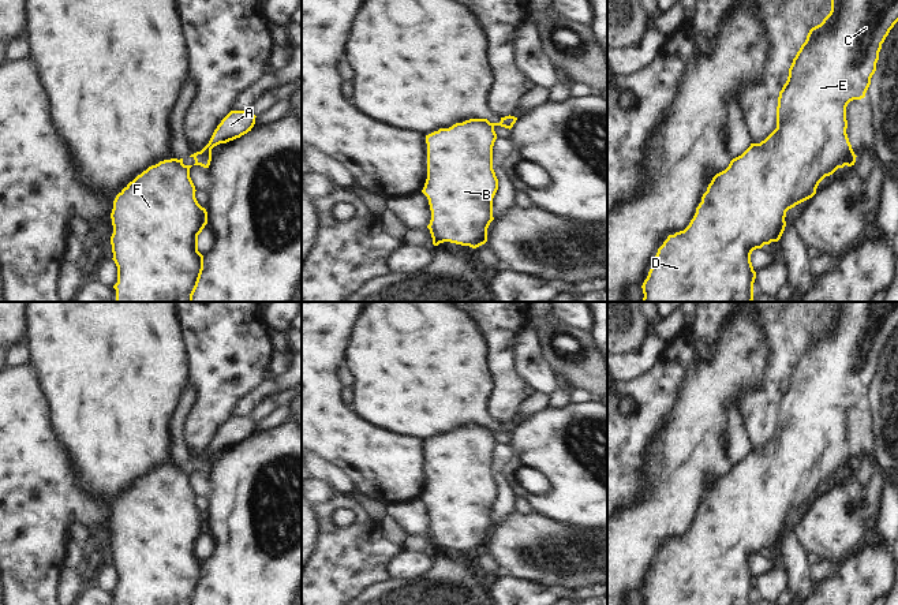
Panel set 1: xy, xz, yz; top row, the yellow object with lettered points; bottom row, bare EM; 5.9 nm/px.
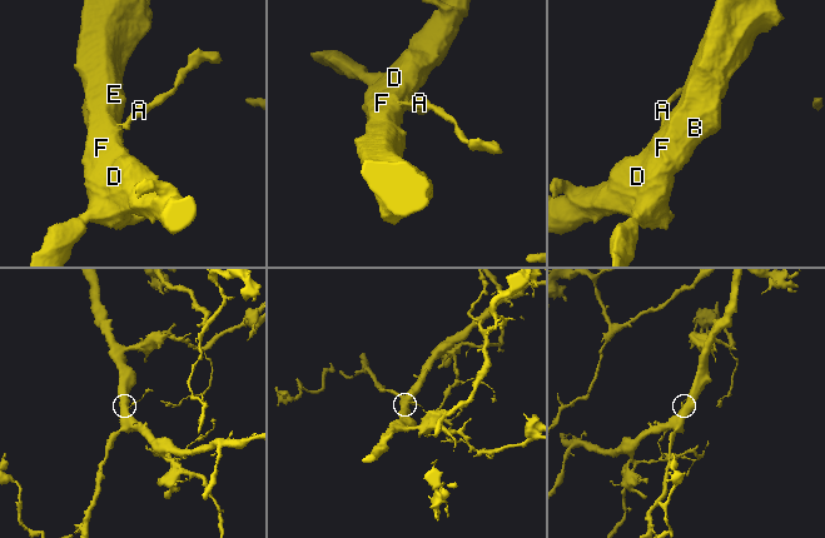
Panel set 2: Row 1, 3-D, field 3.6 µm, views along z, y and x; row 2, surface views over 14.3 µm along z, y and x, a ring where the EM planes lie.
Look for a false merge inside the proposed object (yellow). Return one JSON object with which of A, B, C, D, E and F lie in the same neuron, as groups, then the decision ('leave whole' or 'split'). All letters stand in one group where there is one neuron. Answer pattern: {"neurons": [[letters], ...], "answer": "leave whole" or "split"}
{"neurons": [["A"], ["B", "C", "D", "E", "F"]], "answer": "split"}

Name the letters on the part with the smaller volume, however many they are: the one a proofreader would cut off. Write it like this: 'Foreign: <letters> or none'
Foreign: A

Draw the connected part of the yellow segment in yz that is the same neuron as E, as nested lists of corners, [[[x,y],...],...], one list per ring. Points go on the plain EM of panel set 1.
[[[898,302],[831,303],[830,320],[809,336],[789,374],[787,386],[778,403],[777,434],[760,449],[751,449],[725,477],[712,483],[689,531],[669,541],[658,554],[641,591],[643,605],[753,605],[756,578],[751,568],[752,557],[781,545],[786,518],[812,504],[826,482],[845,471],[854,471],[857,462],[846,440],[846,412],[865,403],[882,350],[897,328]]]

